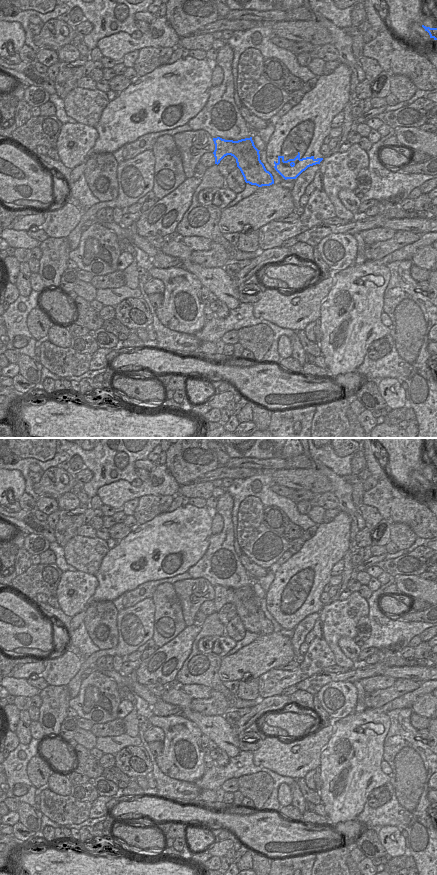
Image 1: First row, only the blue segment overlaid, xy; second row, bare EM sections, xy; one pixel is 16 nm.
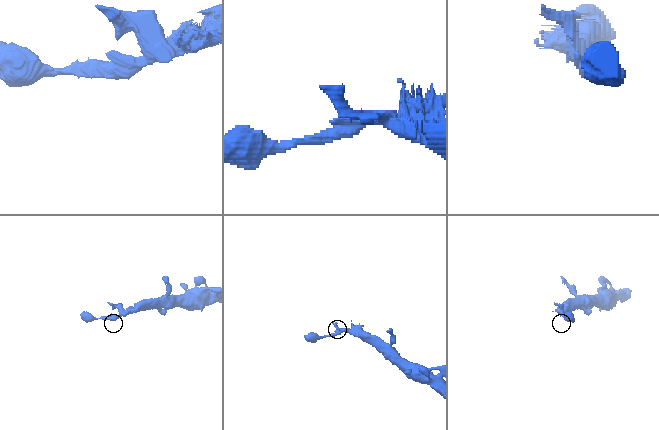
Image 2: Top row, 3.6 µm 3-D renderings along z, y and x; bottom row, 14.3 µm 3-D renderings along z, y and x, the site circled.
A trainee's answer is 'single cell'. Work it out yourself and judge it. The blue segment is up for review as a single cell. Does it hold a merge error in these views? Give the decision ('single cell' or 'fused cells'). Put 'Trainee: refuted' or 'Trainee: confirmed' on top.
Trainee: refuted
fused cells

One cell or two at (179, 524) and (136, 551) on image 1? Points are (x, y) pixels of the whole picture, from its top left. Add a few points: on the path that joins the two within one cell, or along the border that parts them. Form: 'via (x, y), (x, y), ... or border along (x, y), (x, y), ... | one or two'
via (168, 535), (165, 538), (147, 540) | one

